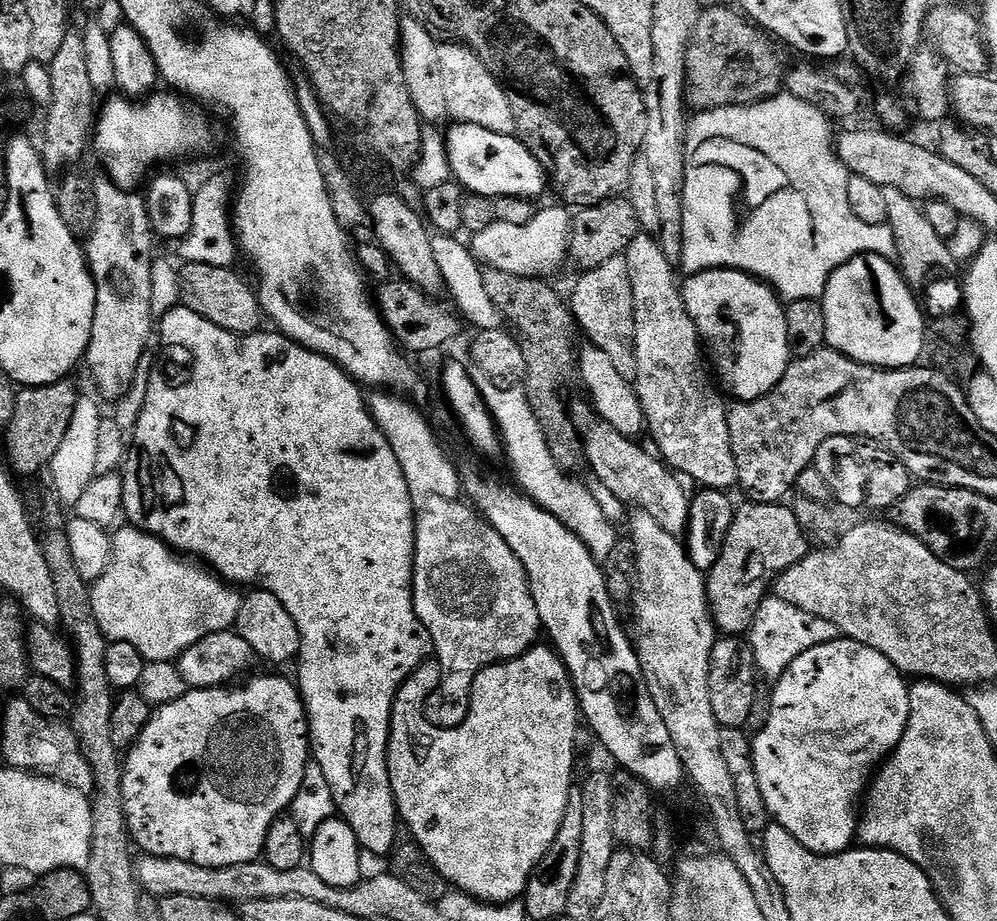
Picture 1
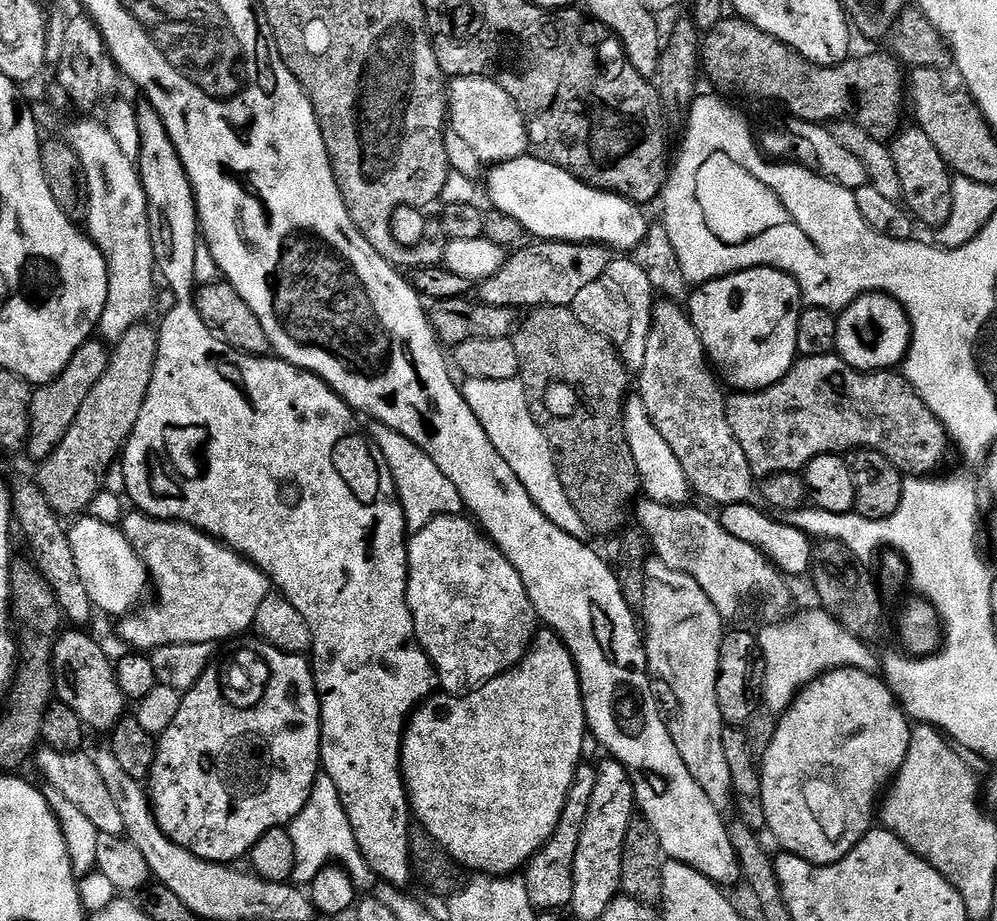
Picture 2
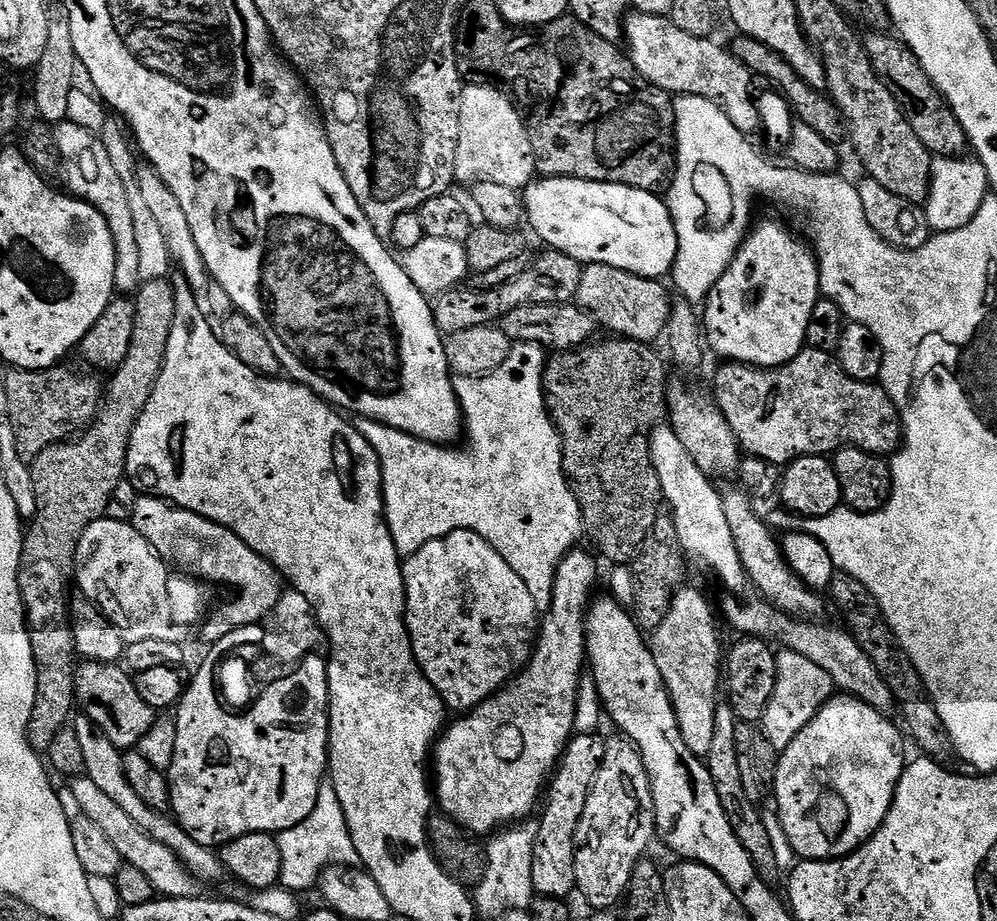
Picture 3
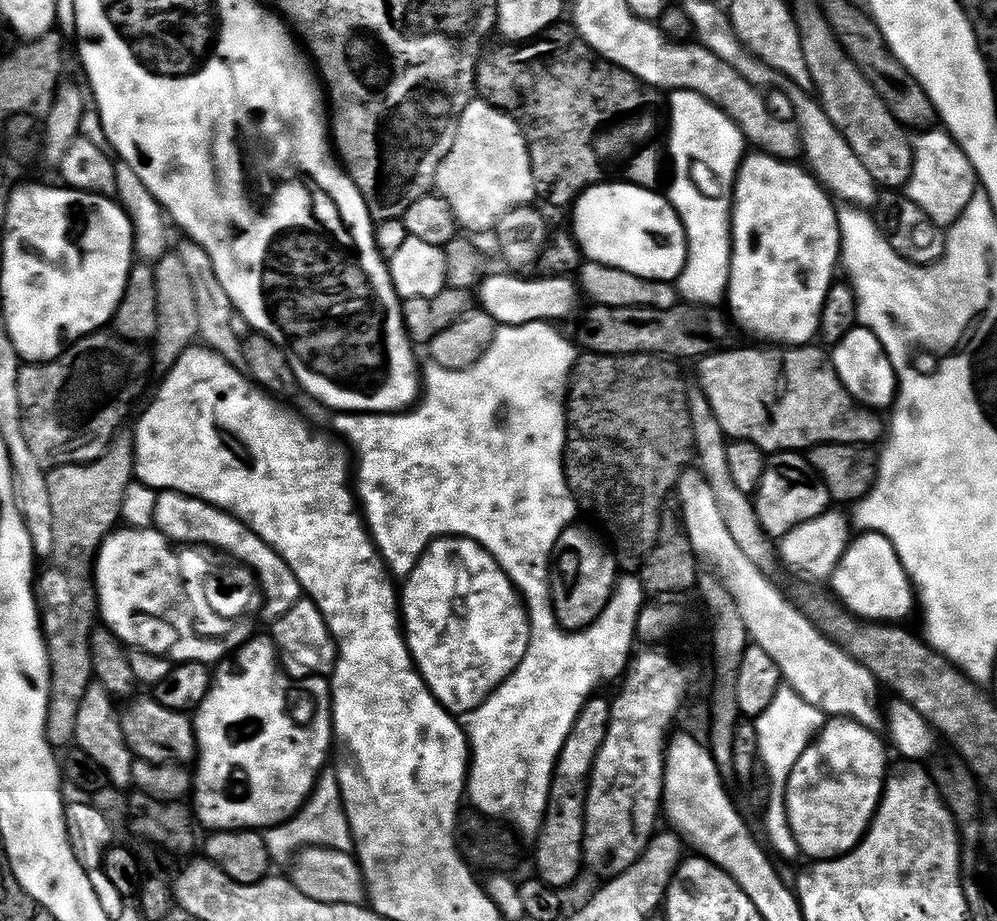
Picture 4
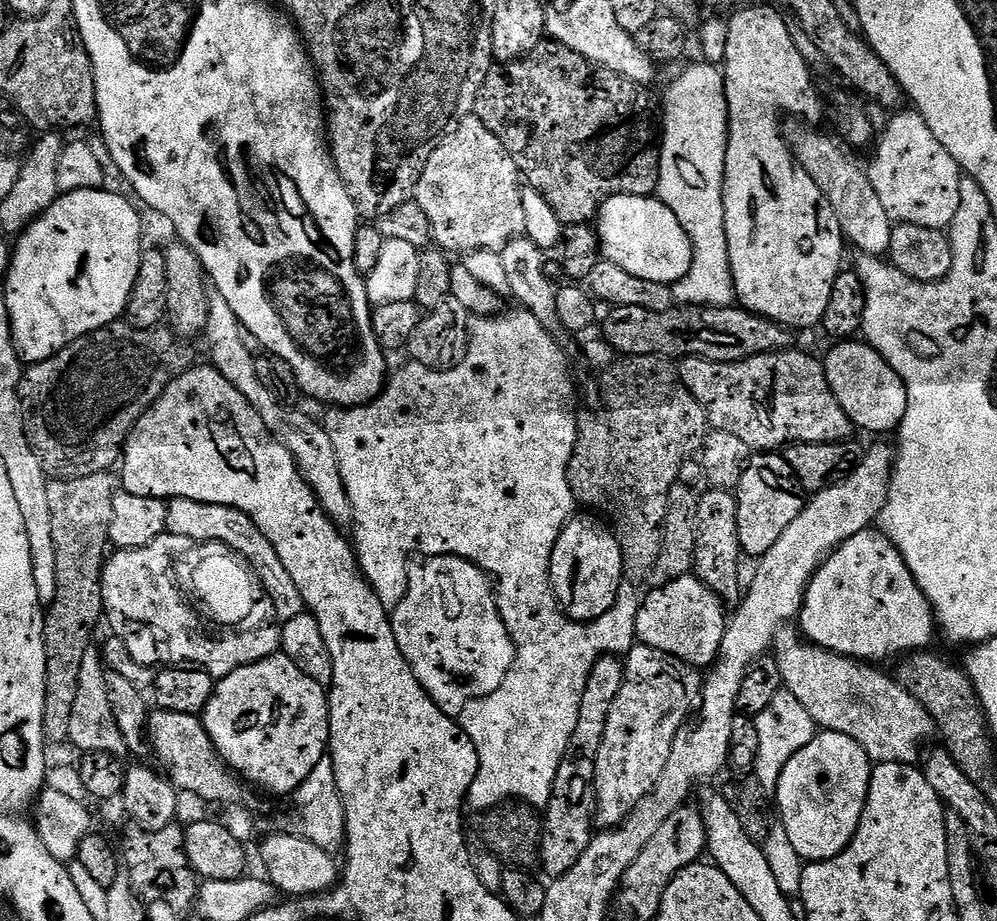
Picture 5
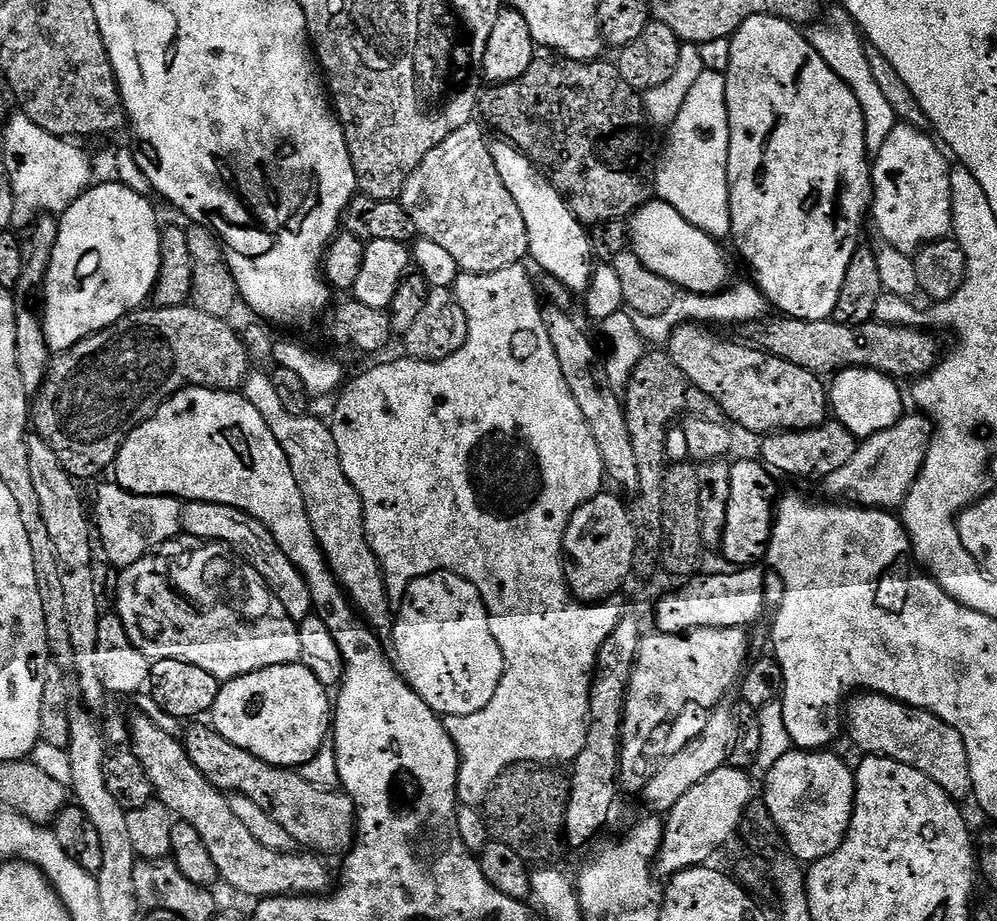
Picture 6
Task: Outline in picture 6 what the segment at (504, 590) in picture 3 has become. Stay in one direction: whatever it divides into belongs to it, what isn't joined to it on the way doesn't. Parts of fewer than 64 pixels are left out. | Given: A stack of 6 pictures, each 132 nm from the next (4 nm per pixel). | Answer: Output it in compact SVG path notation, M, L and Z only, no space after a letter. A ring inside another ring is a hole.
M439 571L411 581L399 601L391 636L392 648L396 651L396 671L437 716L478 714L478 710L490 706L490 698L494 698L494 690L498 690L498 682L504 673L504 659L494 634L490 634L486 606L476 587L466 578L453 572Z

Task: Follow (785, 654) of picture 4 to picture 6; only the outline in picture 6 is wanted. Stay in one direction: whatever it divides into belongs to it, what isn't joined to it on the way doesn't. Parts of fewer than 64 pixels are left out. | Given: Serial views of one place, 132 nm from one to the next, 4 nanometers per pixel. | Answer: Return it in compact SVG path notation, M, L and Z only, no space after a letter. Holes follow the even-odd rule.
M861 692L853 695L847 701L846 736L847 732L849 738L861 748L861 753L890 758L894 762L914 766L914 770L926 774L926 778L930 778L938 786L942 786L942 790L957 802L964 802L964 799L972 796L970 762L966 758L966 746L962 742L962 734L958 734L958 730L954 730L954 726L946 726L946 722L942 722L934 714L921 708L911 708L909 704L903 704L877 692Z

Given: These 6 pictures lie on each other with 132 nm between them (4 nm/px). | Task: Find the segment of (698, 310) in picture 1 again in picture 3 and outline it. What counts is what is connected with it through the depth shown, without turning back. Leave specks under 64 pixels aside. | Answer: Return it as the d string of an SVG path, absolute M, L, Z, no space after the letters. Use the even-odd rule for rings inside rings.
M764 220L755 228L756 225L745 235L730 266L708 295L702 308L702 332L707 347L724 356L720 358L725 361L750 364L754 368L781 368L806 347L804 339L806 326L810 326L810 313L822 299L820 265L811 247L807 243L799 244L782 225Z

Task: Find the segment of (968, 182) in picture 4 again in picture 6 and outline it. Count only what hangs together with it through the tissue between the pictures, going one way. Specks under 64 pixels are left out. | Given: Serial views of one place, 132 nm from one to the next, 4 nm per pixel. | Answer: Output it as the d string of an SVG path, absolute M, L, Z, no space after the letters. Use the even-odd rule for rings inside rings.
M899 122L894 126L890 136L883 143L882 150L879 150L871 161L870 220L871 223L872 220L876 223L876 228L887 247L915 254L925 244L943 240L952 232L952 168L947 159L949 160L949 157L945 149L927 131Z

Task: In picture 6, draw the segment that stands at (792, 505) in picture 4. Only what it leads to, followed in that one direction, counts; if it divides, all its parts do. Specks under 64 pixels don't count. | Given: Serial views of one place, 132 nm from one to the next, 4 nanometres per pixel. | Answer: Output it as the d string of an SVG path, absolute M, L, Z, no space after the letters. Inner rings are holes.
M759 459L740 460L730 470L730 502L726 506L726 526L718 549L732 566L752 566L763 561L768 554L772 537L774 505L777 503L776 480Z

